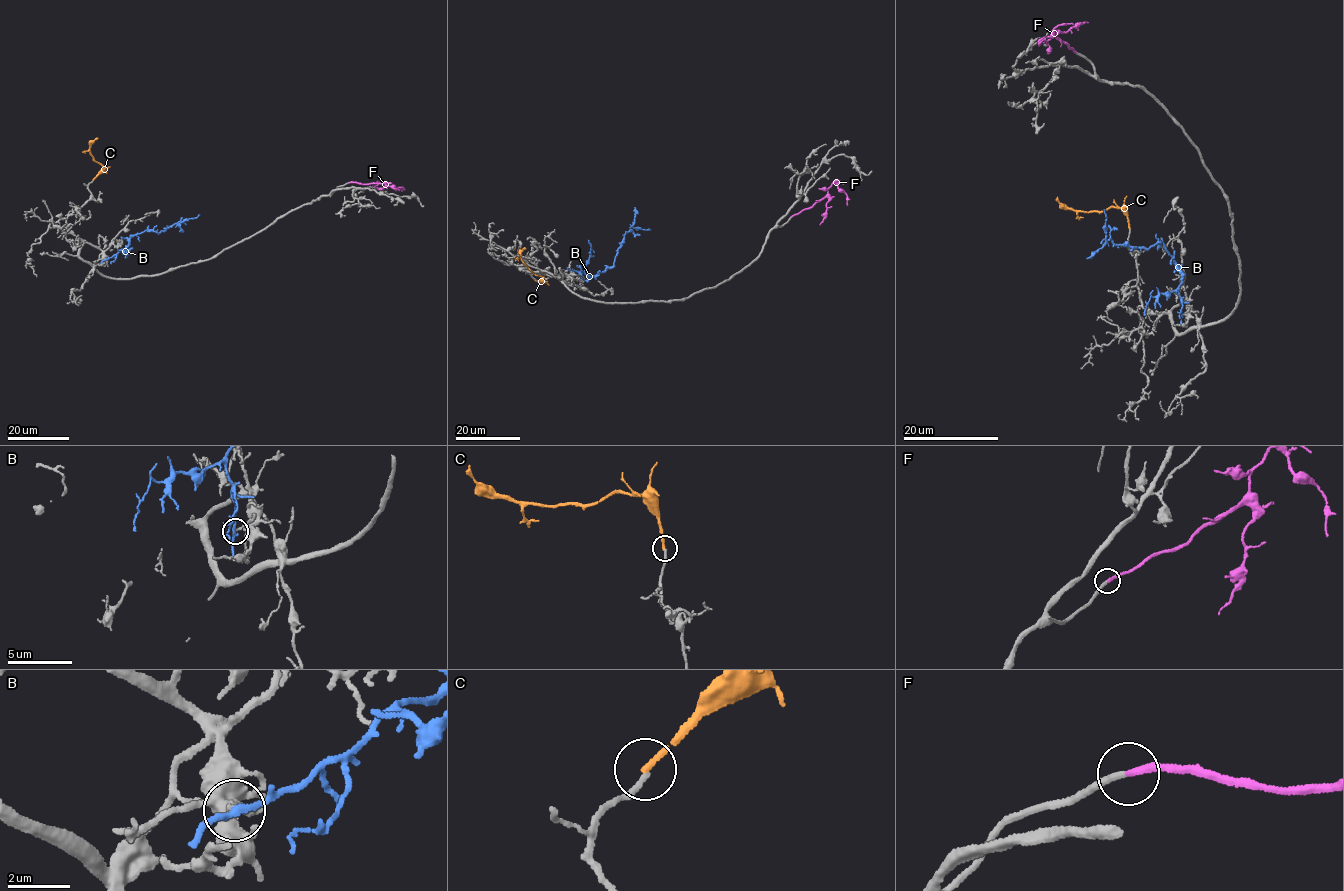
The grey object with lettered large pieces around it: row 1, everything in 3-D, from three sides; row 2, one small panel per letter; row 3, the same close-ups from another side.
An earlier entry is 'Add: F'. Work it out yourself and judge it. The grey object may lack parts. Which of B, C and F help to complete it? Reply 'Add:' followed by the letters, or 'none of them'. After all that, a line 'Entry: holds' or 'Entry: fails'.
Add: F
Entry: holds

